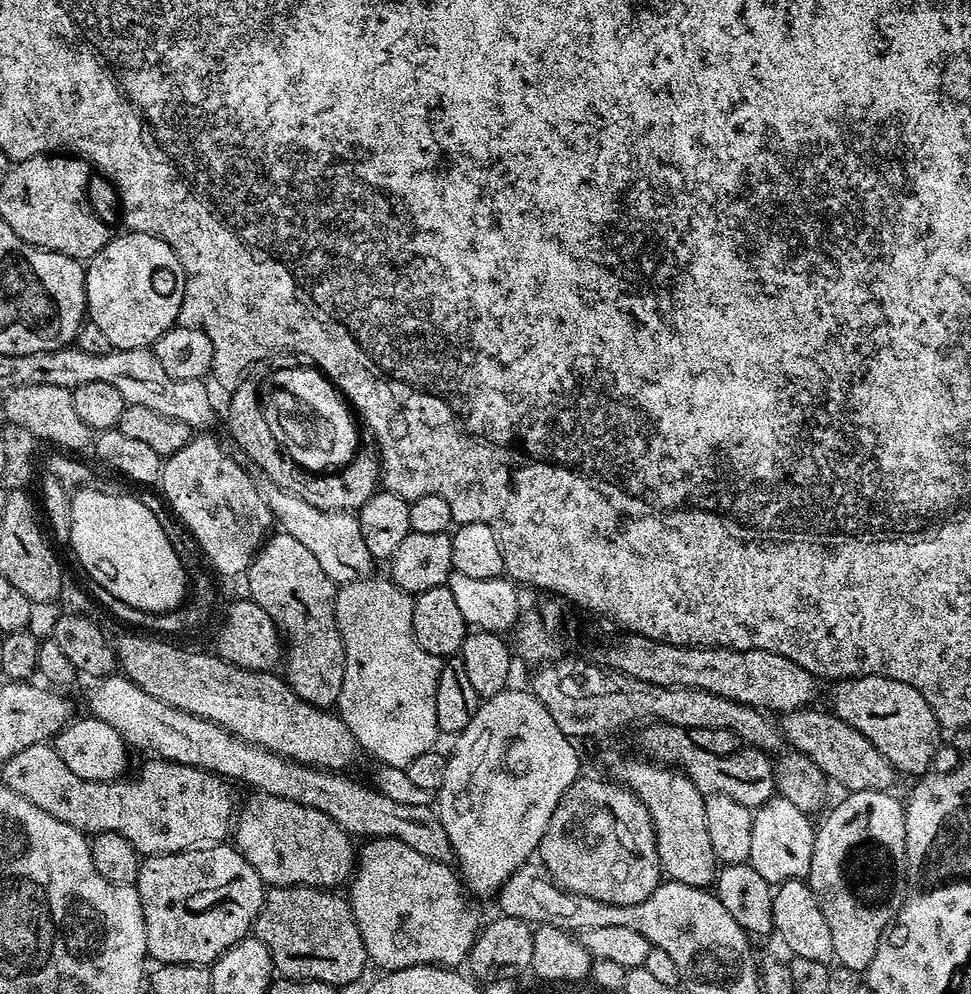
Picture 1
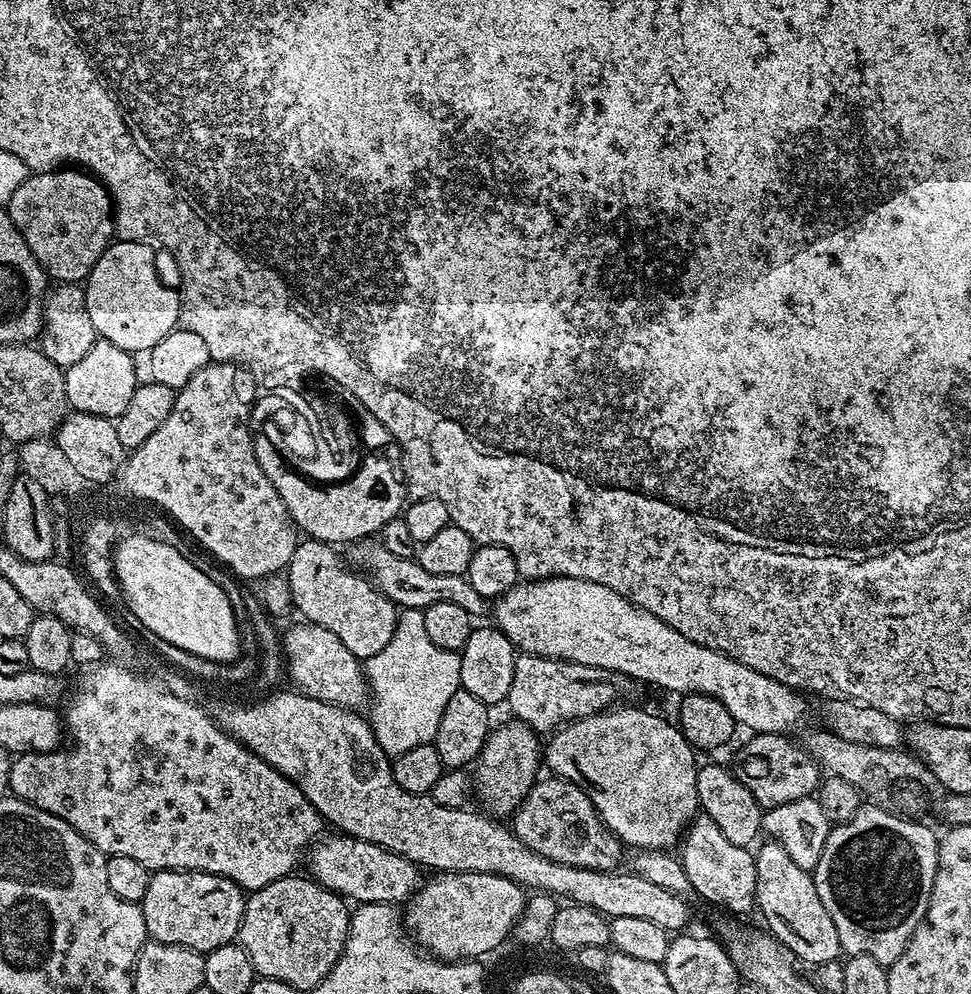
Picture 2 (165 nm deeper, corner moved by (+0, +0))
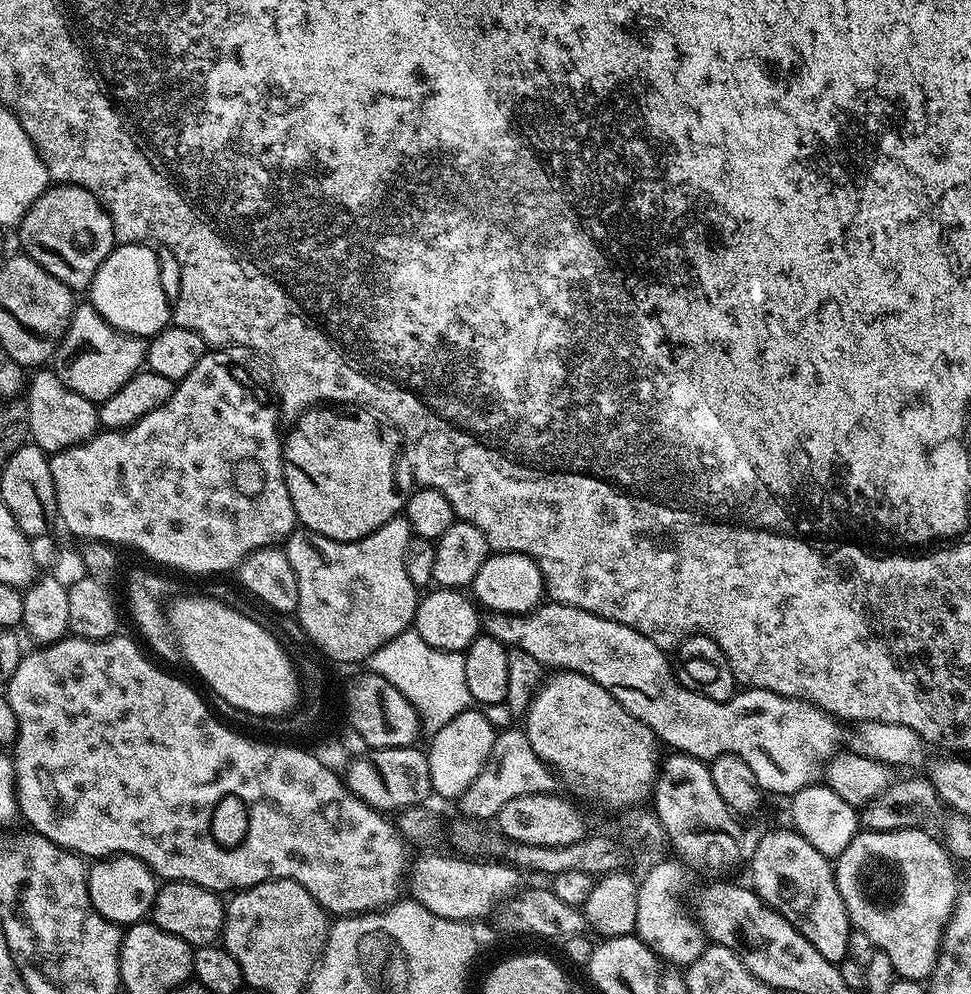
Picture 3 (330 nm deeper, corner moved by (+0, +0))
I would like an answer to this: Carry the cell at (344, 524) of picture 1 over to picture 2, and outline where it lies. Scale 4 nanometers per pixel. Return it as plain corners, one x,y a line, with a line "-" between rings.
378,538
353,540
346,548
346,560
355,571
369,577
376,585
377,592
396,604
397,609
425,609
437,602
454,602
454,606
462,606
474,618
480,618
484,611
489,611
489,601
474,586
470,586
467,575
430,574
420,565
416,558
398,558
398,554
390,554
386,546

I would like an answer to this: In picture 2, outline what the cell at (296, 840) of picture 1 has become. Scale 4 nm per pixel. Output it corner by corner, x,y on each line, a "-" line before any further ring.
343,834
332,835
336,836
326,837
327,835
325,835
323,838
317,839
311,845
310,851
306,856
306,868
308,864
309,870
307,869
307,871
310,873
311,879
315,880
317,884
321,884
323,888
337,892
339,896
345,897
349,901
356,900
355,903
357,905
390,904
400,906
411,898
416,893
416,889
420,887
422,872
411,860
402,858
382,846
374,846
374,842
356,840
353,836
345,836

